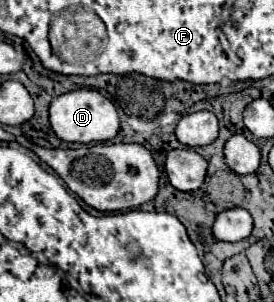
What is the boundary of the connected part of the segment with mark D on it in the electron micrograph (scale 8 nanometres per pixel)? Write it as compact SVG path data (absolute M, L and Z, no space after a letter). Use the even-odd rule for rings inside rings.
M77 89L55 97L49 107L49 121L55 135L71 143L109 141L119 133L119 115L115 105L95 89Z

